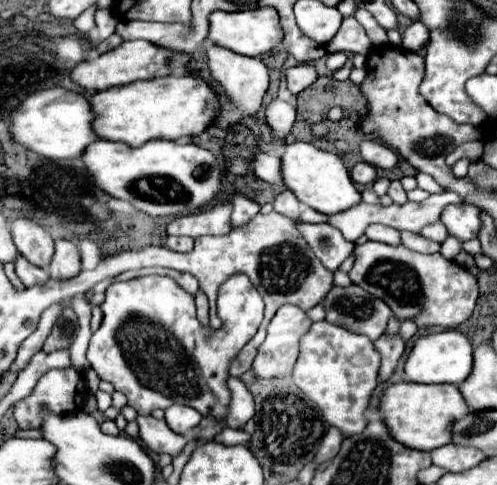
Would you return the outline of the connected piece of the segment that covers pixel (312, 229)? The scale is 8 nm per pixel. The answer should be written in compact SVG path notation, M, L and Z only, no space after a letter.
M299 223L299 229L303 231L303 237L311 245L315 257L329 269L337 271L337 267L353 253L353 243L341 237L341 231L321 223L321 225L309 225L309 223Z

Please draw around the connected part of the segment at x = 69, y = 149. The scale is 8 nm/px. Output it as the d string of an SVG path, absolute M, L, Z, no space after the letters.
M51 87L29 93L17 105L17 109L11 111L9 133L27 151L39 153L47 159L71 159L79 157L83 149L97 139L95 133L91 131L91 121L93 113L89 109L85 95L63 87Z

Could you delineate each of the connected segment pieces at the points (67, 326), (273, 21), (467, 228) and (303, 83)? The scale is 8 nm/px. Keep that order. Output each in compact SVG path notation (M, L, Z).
M73 309L63 311L63 315L55 321L55 327L53 327L51 335L47 337L43 351L53 353L53 351L69 349L69 339L73 337L75 329L77 329L77 317L75 317Z
M263 7L259 11L239 11L239 13L225 13L225 11L213 11L209 15L209 33L207 33L207 43L225 47L229 51L235 51L239 55L249 55L249 57L259 57L275 47L281 47L283 31L279 25L279 15L271 7Z
M447 205L441 213L441 223L447 227L449 235L459 241L477 237L479 233L479 209L475 205Z
M303 63L303 65L287 69L285 77L287 77L289 91L291 93L301 93L305 87L309 87L317 79L317 71L311 63Z

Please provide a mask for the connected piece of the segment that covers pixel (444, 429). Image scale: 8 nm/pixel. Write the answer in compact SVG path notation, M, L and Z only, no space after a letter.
M395 383L389 385L379 397L381 421L387 425L391 437L417 451L433 451L451 441L451 423L461 419L469 411L467 403L459 395L455 385L419 385L419 383Z

